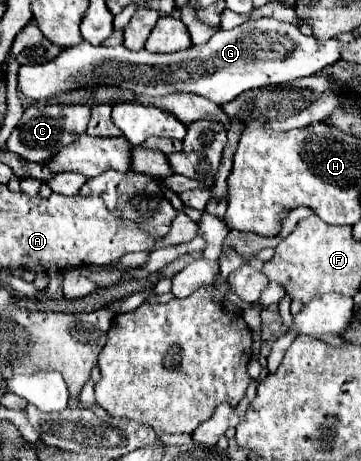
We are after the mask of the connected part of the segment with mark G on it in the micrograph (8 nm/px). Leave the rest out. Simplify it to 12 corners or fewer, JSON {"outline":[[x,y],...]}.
{"outline":[[247,20],[173,54],[61,50],[23,64],[29,100],[119,86],[217,106],[339,60],[297,24]]}

